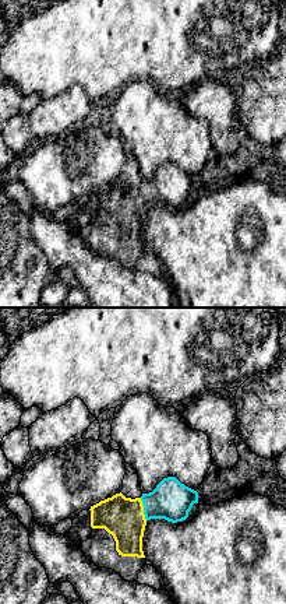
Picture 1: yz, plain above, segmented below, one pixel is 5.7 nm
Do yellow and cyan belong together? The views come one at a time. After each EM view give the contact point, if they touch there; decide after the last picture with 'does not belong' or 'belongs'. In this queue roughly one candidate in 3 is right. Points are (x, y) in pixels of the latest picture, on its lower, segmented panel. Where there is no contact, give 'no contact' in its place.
meets yellow at (142, 509)

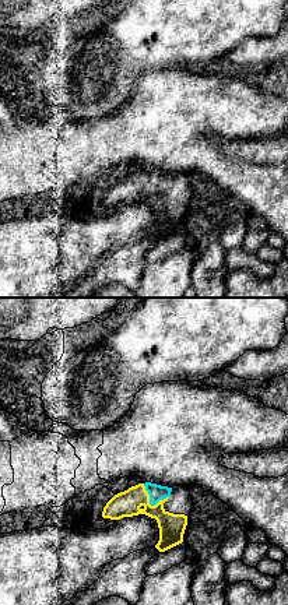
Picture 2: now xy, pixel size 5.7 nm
meets yellow at (148, 503)

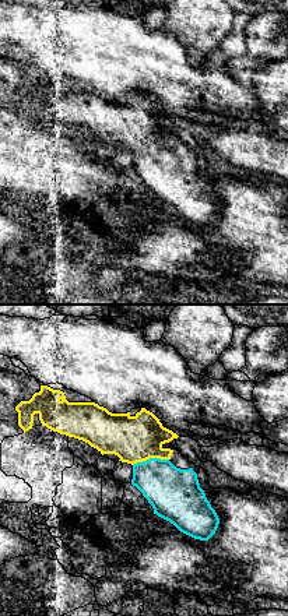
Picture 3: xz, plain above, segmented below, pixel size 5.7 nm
meets yellow at (150, 457)

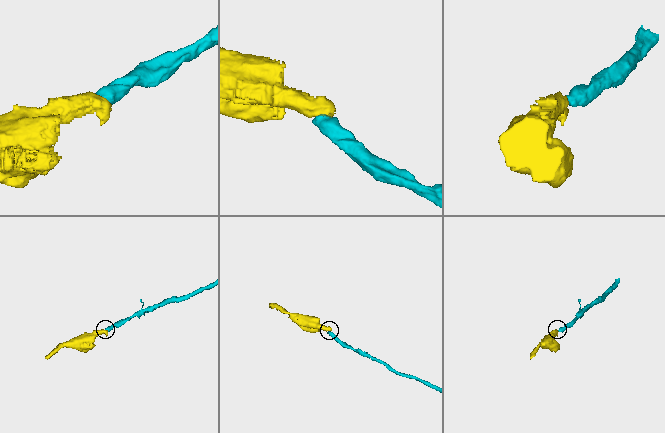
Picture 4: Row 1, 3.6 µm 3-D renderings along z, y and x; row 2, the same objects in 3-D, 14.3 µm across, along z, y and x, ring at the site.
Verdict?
belongs

